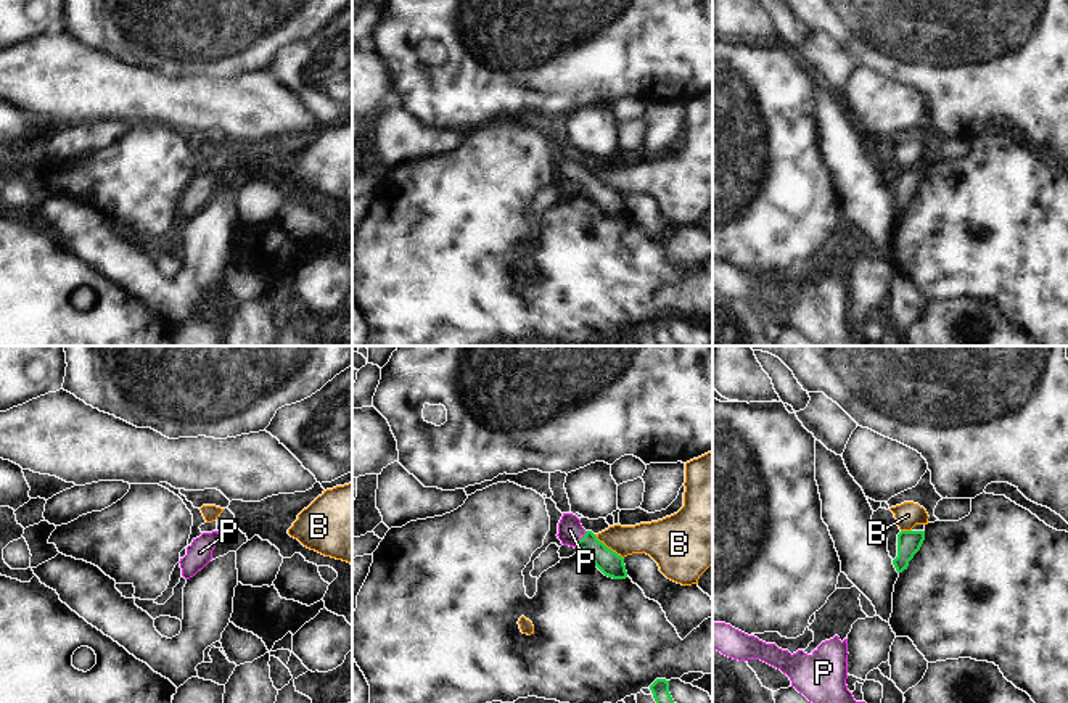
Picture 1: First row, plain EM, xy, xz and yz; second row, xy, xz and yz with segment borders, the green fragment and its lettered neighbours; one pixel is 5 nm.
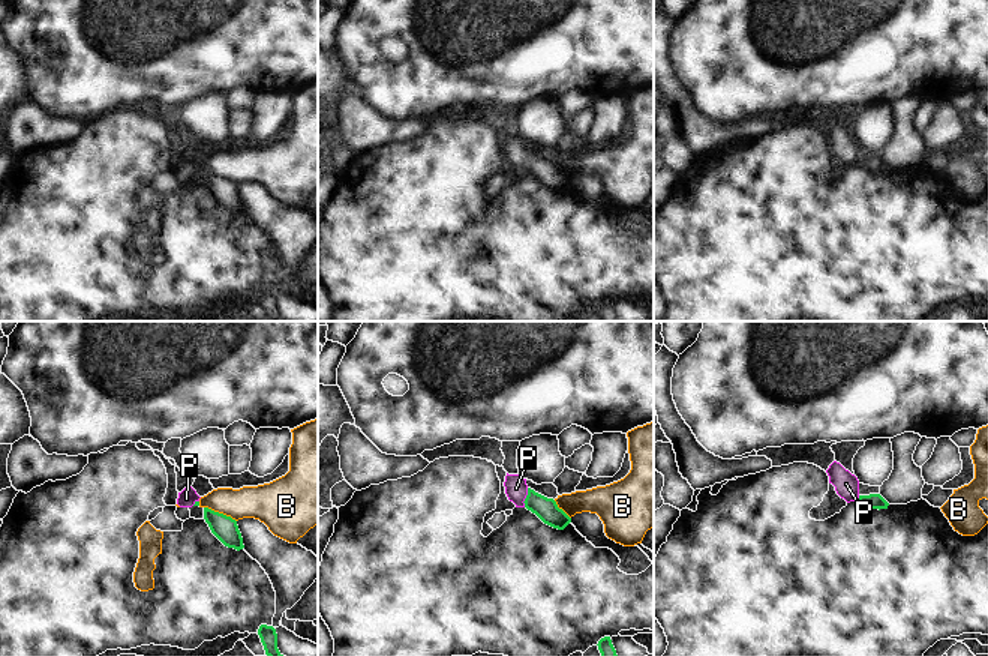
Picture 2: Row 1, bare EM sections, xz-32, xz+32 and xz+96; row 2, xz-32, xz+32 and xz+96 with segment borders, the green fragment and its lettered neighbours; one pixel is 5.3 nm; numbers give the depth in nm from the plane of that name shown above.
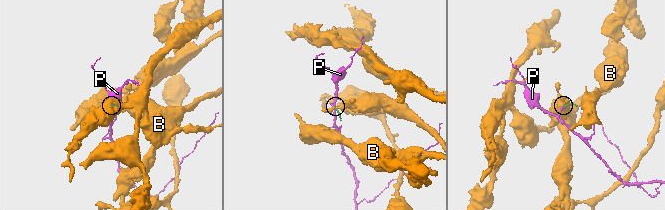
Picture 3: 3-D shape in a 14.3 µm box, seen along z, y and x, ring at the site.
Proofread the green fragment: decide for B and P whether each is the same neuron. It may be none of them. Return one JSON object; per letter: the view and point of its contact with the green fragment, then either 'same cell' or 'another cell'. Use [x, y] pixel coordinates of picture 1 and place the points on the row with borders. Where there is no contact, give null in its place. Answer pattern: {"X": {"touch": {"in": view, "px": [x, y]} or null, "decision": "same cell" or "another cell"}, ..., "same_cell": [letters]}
{"B": {"touch": {"in": "xz", "px": [607, 547]}, "decision": "another cell"}, "P": {"touch": {"in": "xz", "px": [579, 539]}, "decision": "same cell"}, "same_cell": ["P"]}

